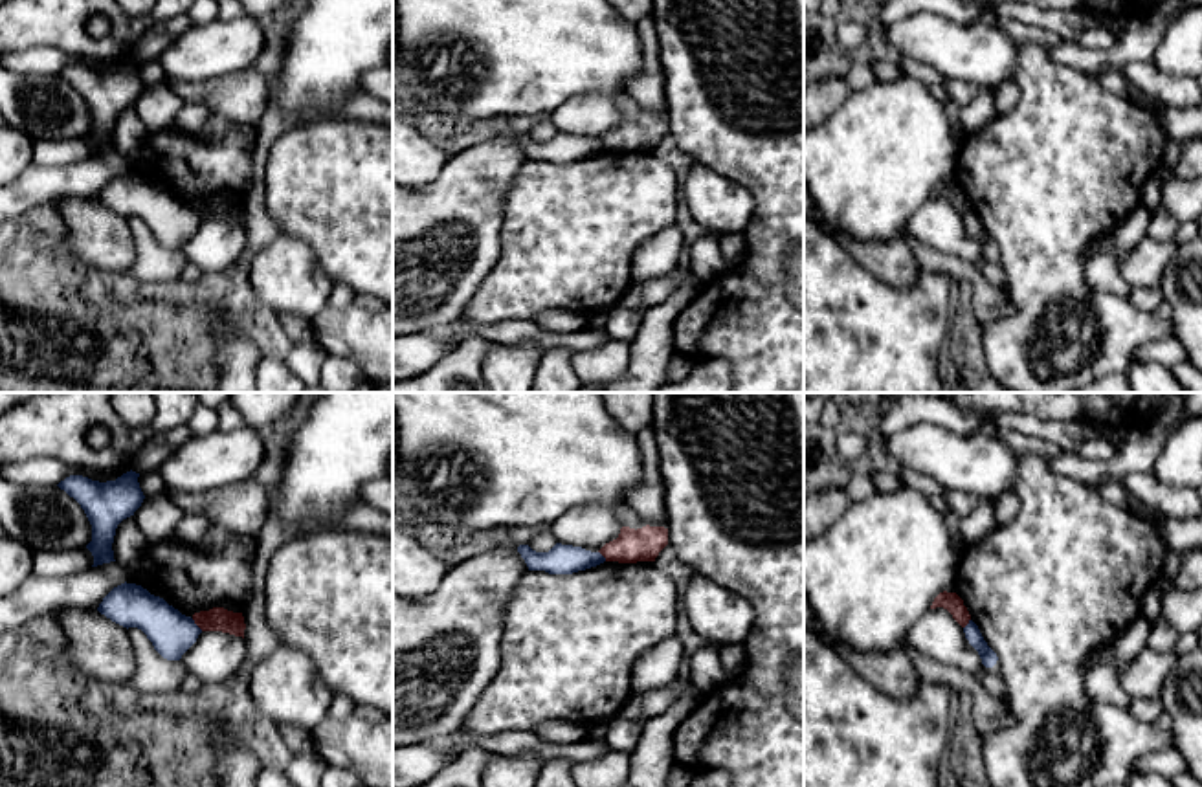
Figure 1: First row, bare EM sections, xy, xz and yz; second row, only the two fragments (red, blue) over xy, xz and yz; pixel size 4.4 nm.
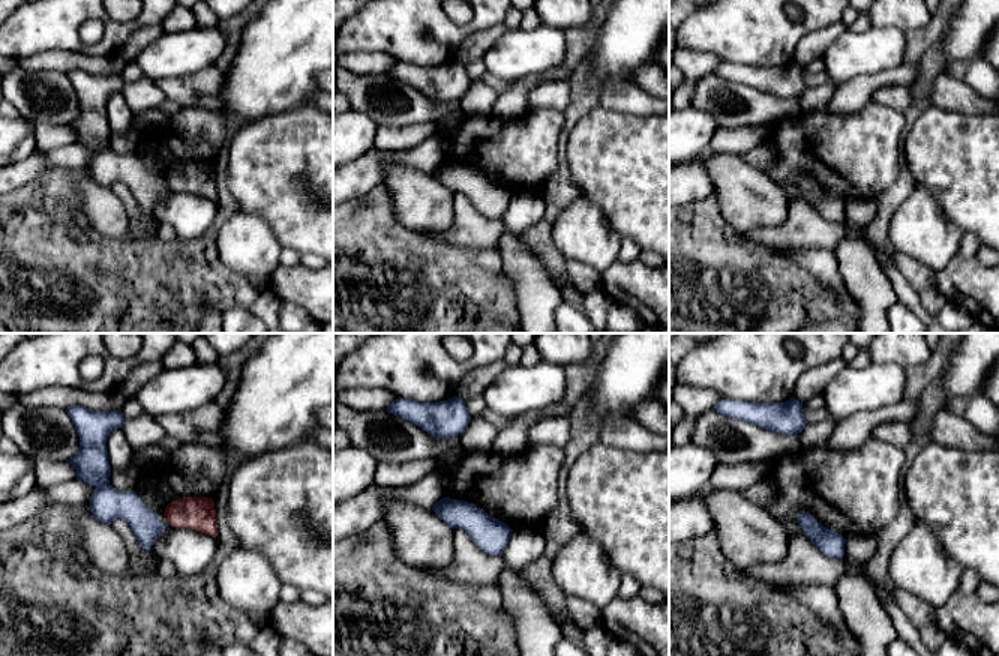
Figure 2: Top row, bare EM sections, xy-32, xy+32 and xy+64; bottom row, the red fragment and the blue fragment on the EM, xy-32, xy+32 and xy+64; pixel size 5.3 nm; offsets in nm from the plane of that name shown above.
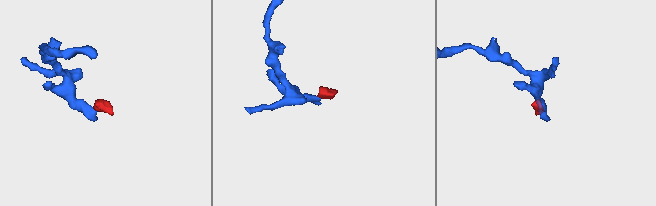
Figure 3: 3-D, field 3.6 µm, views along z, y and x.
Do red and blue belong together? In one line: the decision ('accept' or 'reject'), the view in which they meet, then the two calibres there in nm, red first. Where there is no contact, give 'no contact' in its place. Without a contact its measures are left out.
reject; meets red in xy; 110 nm thick on the red side, 190 nm on the other

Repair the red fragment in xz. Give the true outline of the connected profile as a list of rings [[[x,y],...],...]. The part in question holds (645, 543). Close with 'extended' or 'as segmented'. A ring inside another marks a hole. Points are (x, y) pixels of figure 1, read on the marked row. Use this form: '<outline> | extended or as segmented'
[[[626,504],[617,506],[617,517],[622,525],[618,538],[598,550],[606,561],[655,561],[659,552],[668,545],[668,528],[642,521]]] | extended

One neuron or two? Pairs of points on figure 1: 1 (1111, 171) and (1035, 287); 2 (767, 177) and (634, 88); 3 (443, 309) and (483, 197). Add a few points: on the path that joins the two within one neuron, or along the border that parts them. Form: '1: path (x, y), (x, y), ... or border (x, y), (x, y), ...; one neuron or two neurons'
1: path (1081, 200), (1043, 239), (1043, 257); one neuron
2: border (661, 68), (668, 116); two neurons
3: path (443, 281), (443, 241), (456, 224); one neuron

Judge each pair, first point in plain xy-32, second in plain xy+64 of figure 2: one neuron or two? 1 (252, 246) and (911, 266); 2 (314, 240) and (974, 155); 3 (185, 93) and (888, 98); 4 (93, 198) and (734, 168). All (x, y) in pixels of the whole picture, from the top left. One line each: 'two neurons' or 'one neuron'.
1: two neurons
2: one neuron
3: one neuron
4: one neuron

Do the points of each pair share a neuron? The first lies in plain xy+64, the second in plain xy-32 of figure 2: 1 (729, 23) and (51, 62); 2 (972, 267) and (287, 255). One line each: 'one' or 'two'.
1: two
2: two

